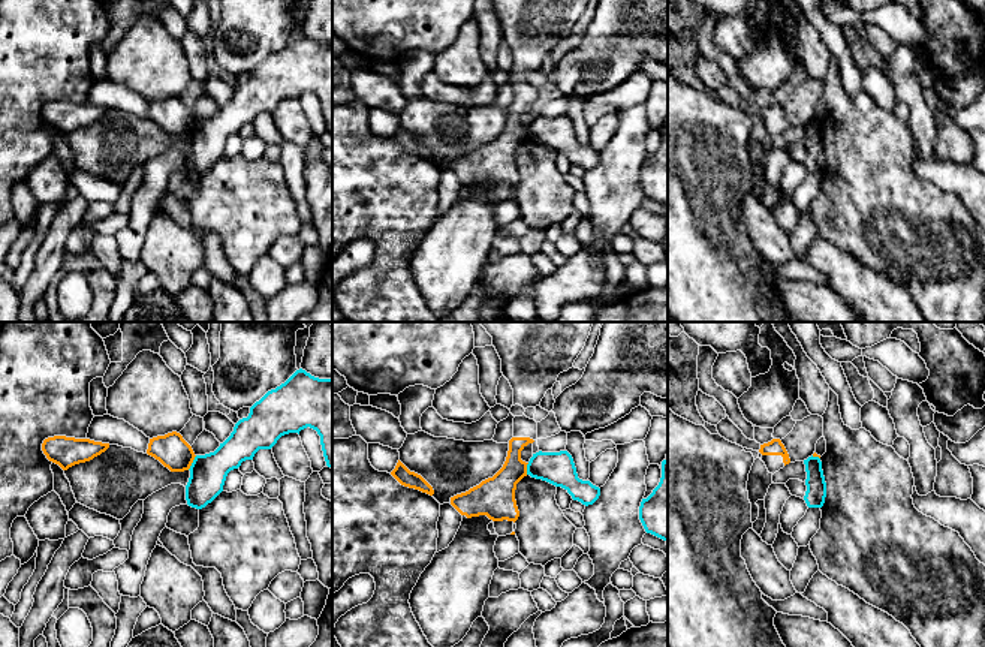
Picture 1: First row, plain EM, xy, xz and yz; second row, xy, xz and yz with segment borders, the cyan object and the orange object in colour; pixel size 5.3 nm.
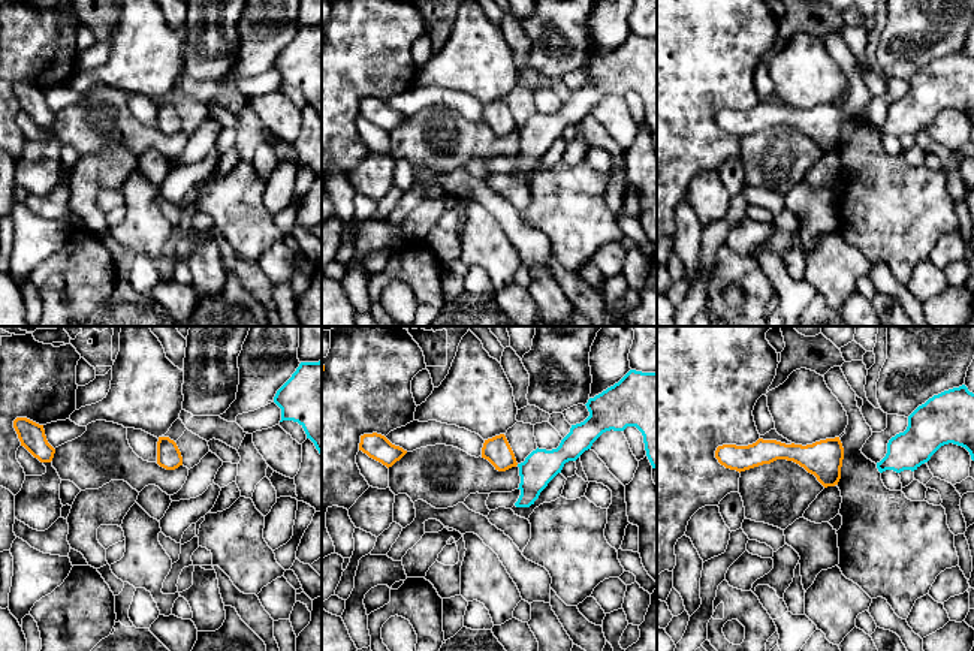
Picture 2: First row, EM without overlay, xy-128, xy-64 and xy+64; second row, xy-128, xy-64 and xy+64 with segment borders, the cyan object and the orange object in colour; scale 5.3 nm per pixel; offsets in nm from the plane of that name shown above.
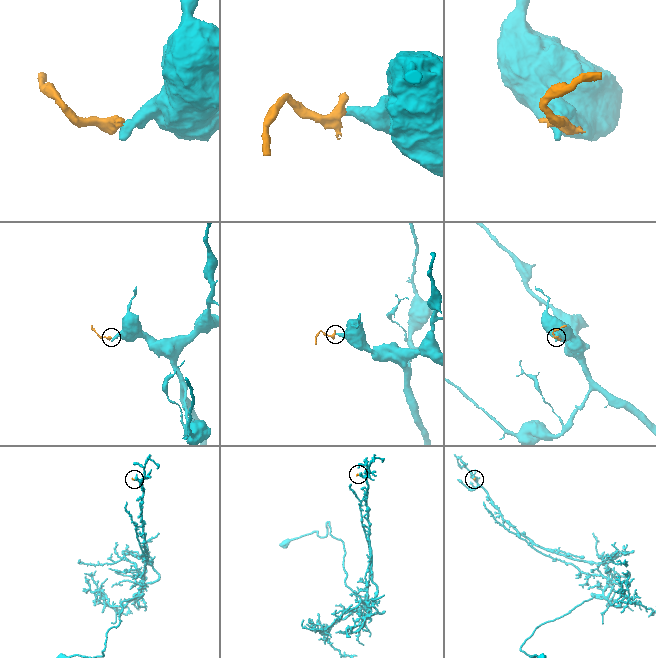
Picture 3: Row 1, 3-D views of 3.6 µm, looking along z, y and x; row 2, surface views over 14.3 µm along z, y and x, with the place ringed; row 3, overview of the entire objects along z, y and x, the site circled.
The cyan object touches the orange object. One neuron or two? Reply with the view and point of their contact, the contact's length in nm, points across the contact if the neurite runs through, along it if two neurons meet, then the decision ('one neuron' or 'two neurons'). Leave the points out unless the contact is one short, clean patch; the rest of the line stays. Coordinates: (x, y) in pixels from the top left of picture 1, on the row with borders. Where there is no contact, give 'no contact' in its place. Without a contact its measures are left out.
xy (192, 463) | 90 nm | along xy (196, 456), (187, 469) | two neurons

